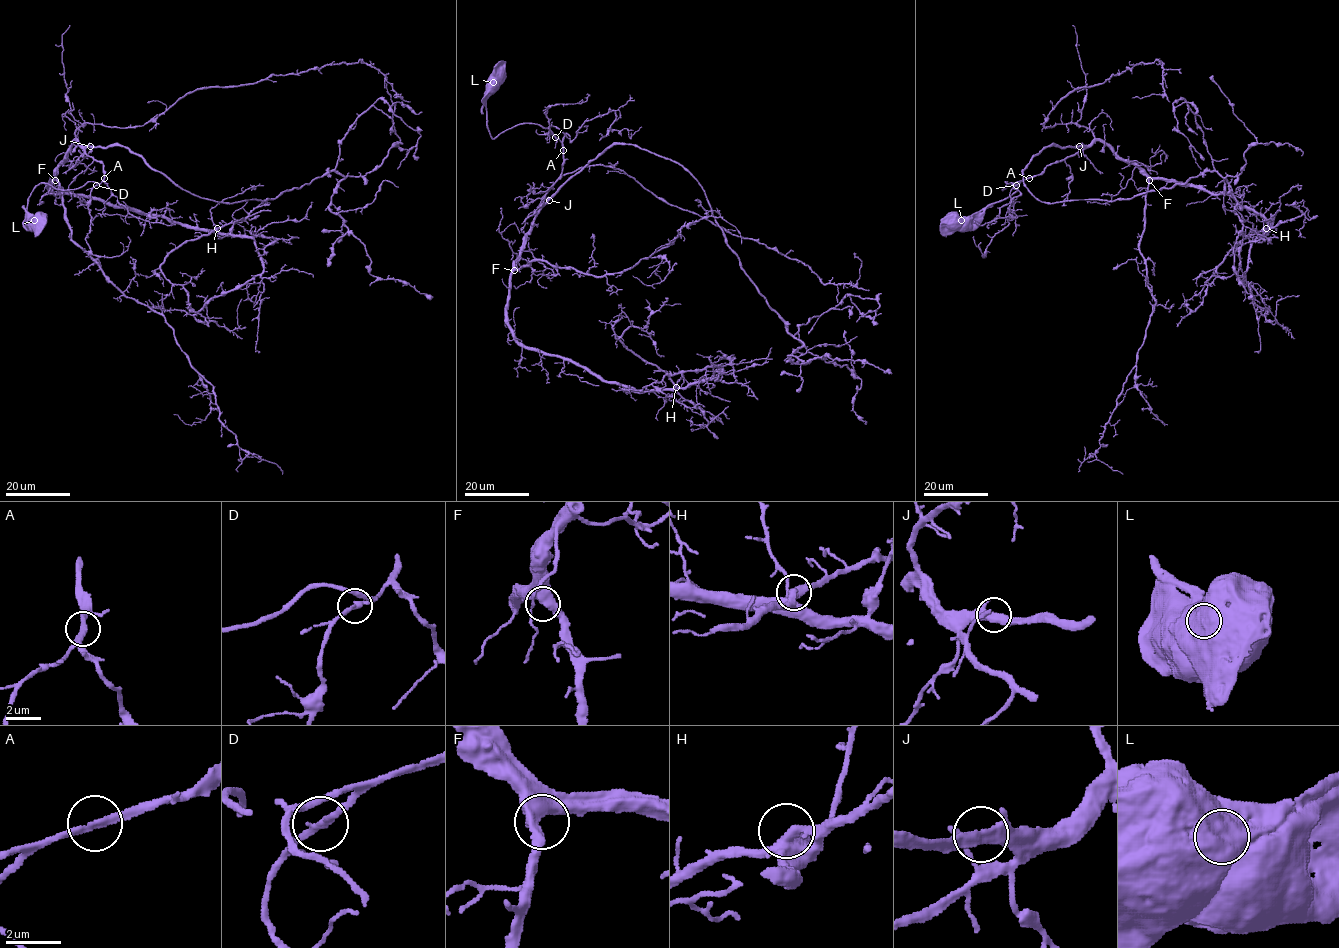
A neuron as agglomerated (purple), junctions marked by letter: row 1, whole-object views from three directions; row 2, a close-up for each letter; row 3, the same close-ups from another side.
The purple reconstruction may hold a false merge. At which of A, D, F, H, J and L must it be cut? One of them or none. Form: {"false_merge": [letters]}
{"false_merge": ["L"]}

